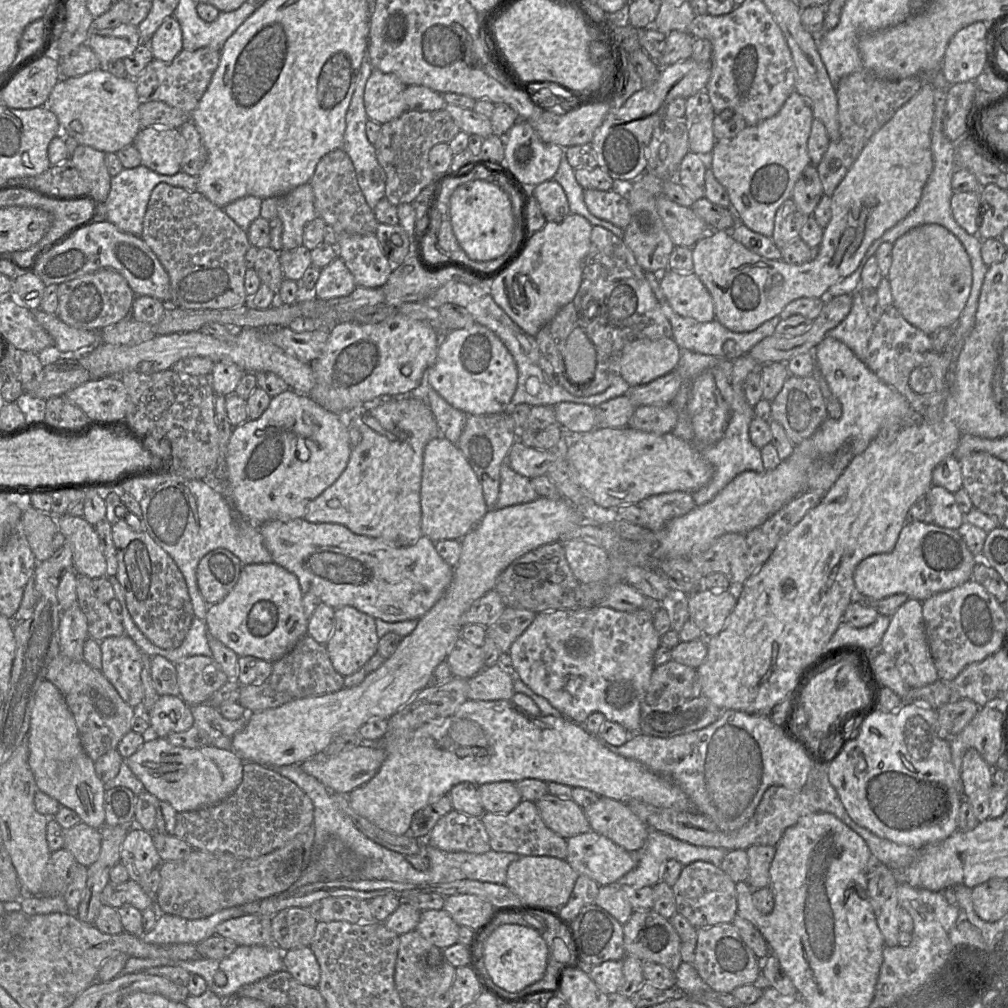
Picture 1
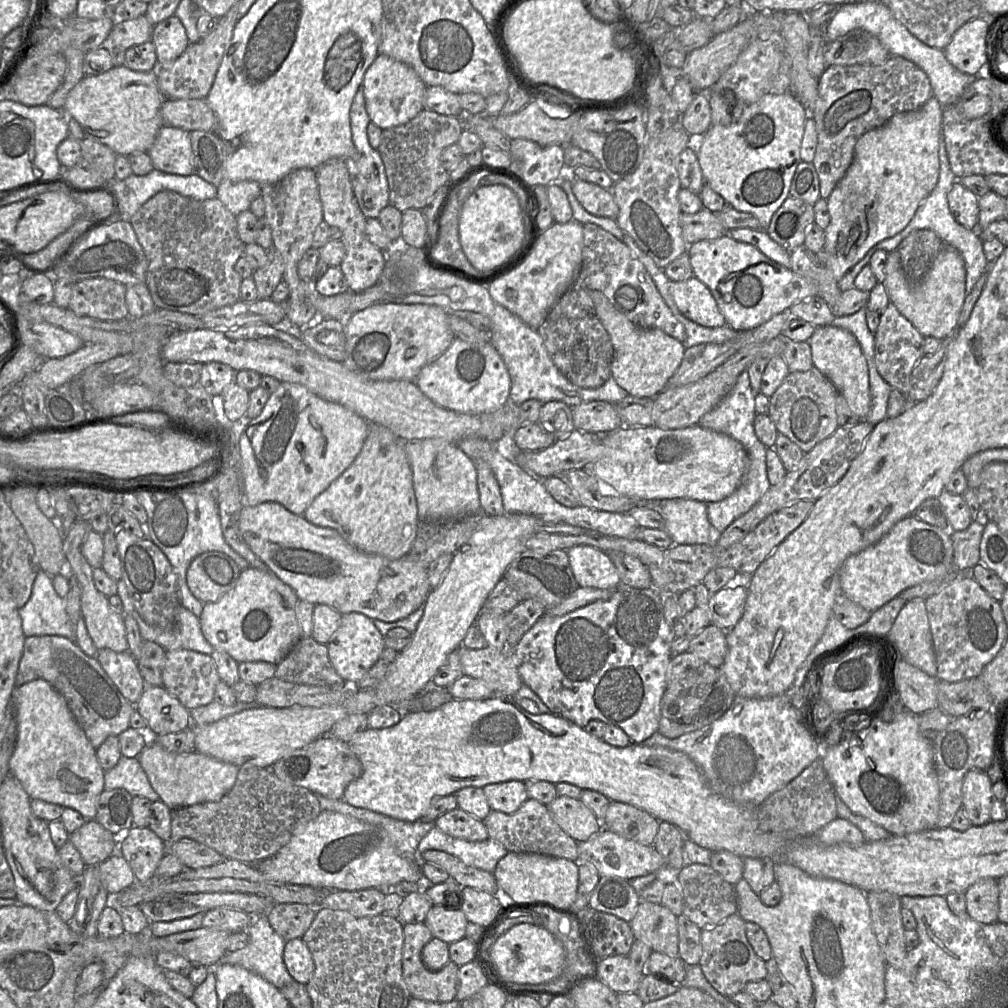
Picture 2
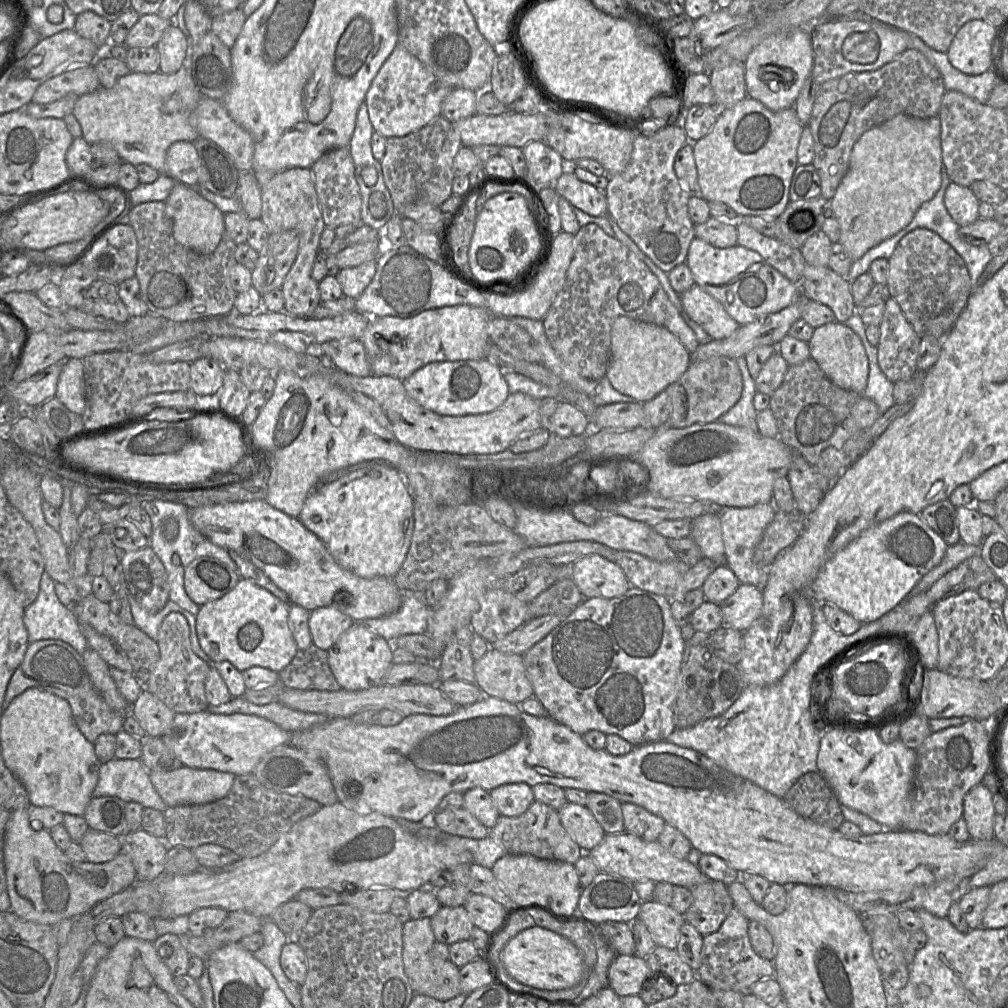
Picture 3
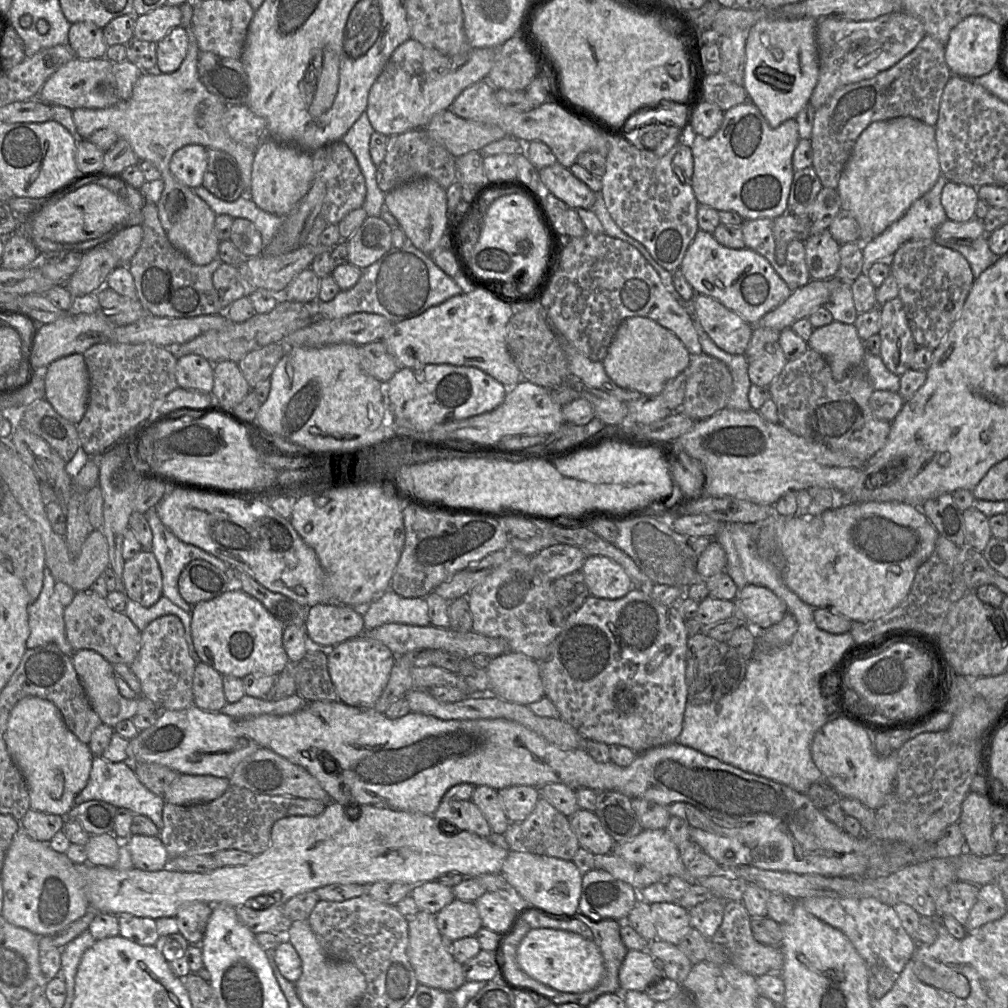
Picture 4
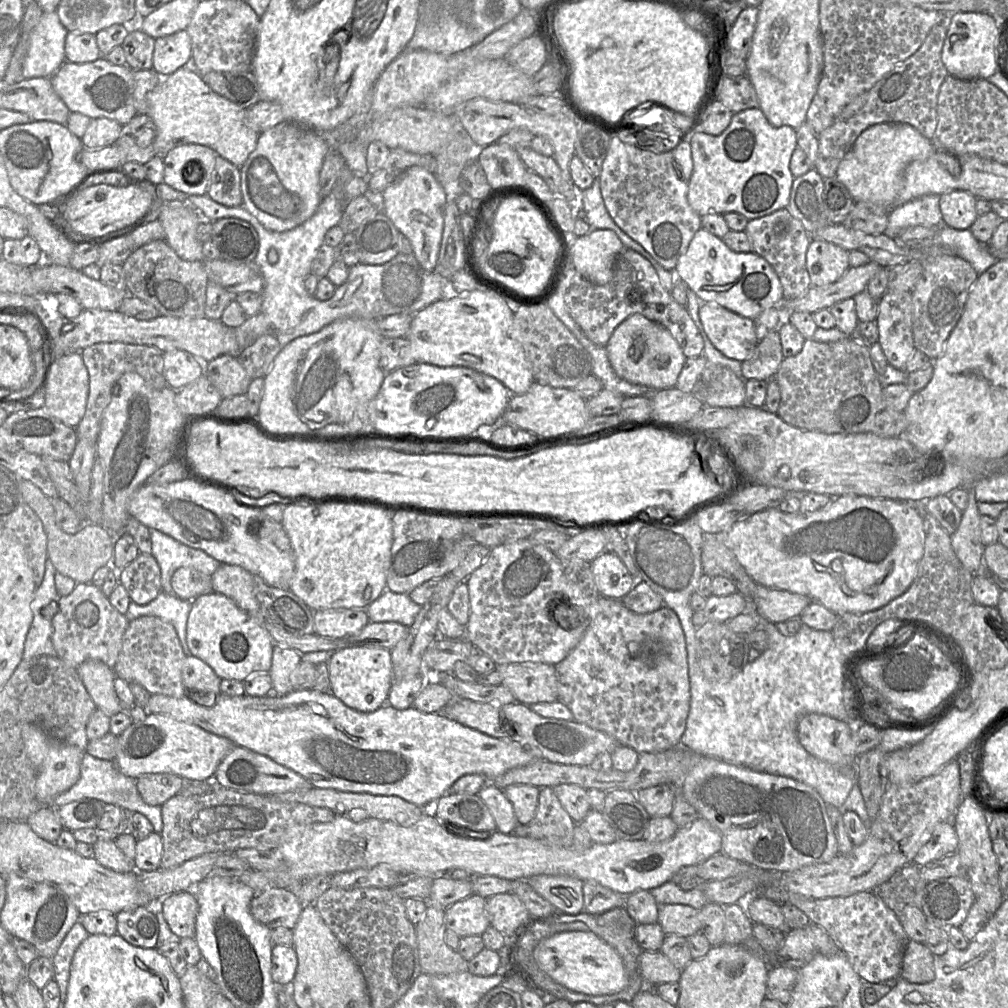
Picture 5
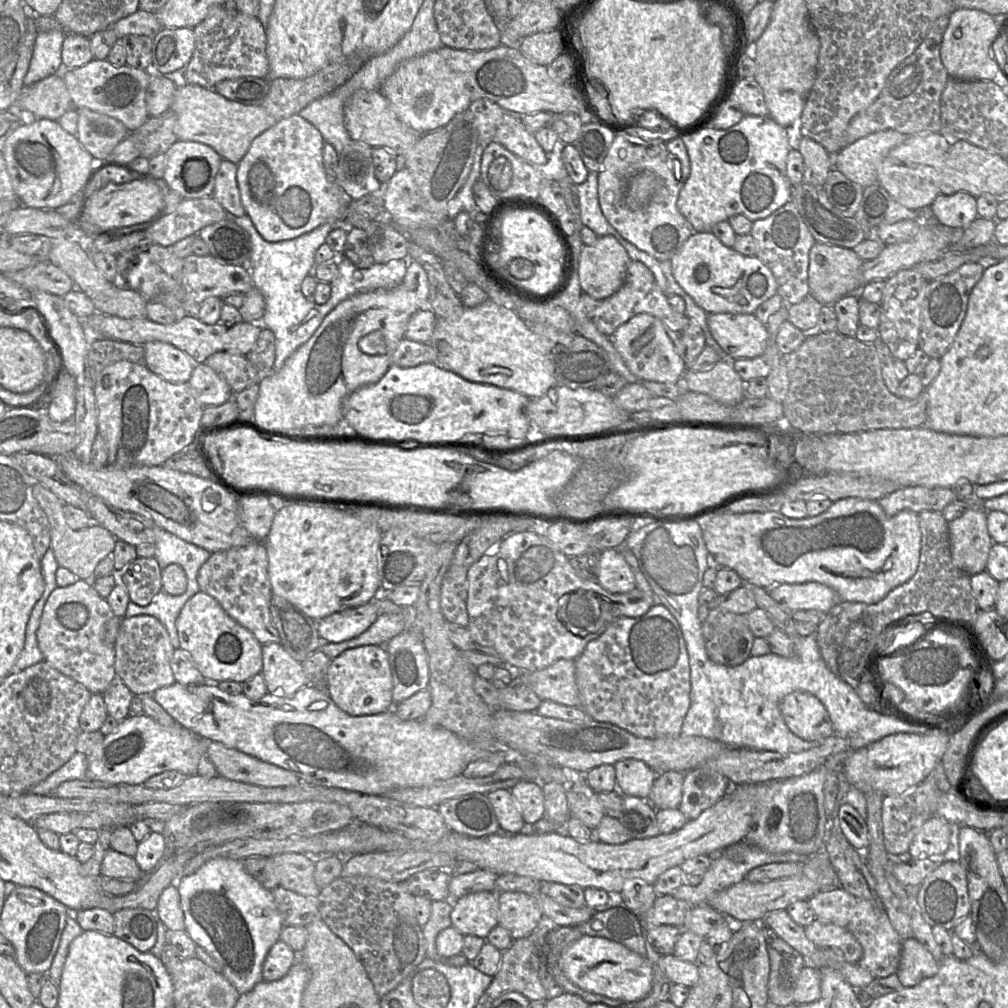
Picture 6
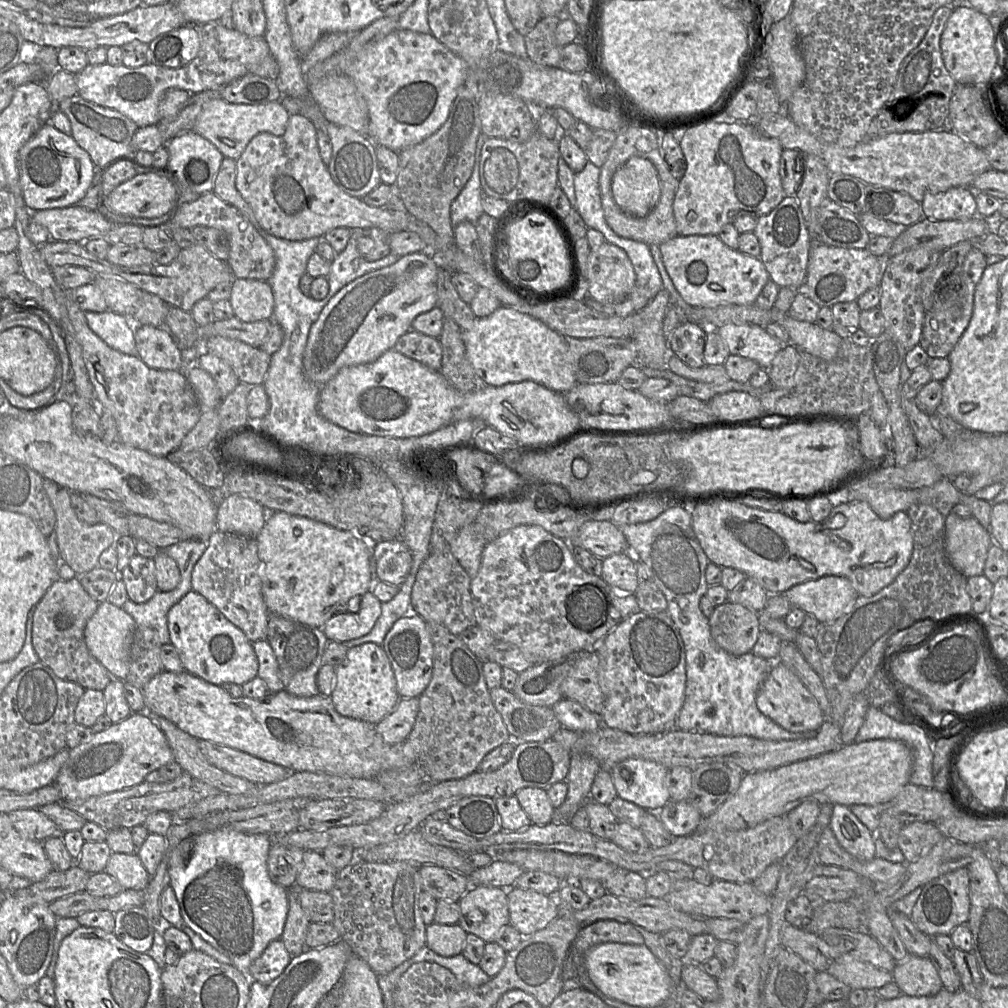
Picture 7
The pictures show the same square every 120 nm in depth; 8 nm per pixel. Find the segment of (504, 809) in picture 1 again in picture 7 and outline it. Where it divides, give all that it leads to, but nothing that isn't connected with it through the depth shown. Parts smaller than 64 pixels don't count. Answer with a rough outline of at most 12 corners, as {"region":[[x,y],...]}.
{"region":[[546,789],[515,795],[533,824],[551,823],[555,808]]}

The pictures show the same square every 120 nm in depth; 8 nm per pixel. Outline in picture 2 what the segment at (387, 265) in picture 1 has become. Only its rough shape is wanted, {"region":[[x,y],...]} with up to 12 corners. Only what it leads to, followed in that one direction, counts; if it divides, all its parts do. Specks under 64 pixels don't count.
{"region":[[346,159],[317,169],[323,219],[342,231],[348,290],[375,285],[385,251],[365,232]]}

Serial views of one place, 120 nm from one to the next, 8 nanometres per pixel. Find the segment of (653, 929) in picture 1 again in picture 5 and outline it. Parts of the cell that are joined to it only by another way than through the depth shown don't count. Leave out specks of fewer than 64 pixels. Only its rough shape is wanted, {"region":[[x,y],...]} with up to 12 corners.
{"region":[[660,905],[658,923],[666,935],[700,932],[699,910]]}

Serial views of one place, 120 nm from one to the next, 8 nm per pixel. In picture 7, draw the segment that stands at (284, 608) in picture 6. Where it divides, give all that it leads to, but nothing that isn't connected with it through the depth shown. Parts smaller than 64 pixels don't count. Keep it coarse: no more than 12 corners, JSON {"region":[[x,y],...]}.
{"region":[[270,614],[284,690],[319,695],[323,630]]}

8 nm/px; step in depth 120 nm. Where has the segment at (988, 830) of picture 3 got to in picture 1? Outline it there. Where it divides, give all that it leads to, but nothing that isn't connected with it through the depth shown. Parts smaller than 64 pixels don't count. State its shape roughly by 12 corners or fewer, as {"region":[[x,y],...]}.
{"region":[[969,749],[961,767],[963,800],[978,822],[990,818],[991,766]]}

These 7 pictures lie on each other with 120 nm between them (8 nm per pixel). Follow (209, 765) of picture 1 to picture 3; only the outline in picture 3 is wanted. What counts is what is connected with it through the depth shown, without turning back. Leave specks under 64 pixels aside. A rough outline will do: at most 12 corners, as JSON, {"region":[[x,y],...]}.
{"region":[[184,765],[149,772],[167,807],[215,802],[235,776]]}

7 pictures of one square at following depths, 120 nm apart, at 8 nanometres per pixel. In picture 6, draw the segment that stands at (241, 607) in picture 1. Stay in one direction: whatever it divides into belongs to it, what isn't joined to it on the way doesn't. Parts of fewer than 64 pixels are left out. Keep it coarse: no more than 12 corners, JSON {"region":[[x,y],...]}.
{"region":[[198,591],[177,616],[180,648],[207,682],[261,672],[262,644]]}

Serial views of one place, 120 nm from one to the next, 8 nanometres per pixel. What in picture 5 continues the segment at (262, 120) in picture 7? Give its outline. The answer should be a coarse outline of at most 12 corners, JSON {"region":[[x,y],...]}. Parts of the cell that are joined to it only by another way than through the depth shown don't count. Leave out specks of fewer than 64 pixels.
{"region":[[190,65],[162,76],[148,113],[164,156],[200,144],[241,168],[246,109]]}

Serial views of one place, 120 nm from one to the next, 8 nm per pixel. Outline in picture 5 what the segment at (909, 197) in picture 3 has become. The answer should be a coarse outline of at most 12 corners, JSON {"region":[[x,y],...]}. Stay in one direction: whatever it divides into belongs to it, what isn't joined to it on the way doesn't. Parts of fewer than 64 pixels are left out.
{"region":[[906,123],[864,130],[836,179],[855,203],[896,207],[903,172],[936,146]]}

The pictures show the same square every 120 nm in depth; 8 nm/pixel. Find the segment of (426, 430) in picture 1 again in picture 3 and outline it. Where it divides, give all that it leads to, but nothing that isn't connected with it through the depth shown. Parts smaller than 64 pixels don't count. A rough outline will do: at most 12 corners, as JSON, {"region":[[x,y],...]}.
{"region":[[384,461],[319,484],[298,516],[335,561],[394,577],[414,499]]}

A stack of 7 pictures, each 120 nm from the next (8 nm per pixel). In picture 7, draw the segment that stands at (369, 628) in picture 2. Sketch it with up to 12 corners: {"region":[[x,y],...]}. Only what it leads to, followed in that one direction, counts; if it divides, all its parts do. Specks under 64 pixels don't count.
{"region":[[382,645],[348,649],[330,698],[376,725],[401,700]]}

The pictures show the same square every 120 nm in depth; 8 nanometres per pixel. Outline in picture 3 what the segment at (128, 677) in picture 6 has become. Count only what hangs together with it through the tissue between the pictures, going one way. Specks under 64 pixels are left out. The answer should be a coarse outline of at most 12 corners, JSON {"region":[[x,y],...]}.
{"region":[[170,612],[144,688],[175,713],[207,710],[210,666]]}

